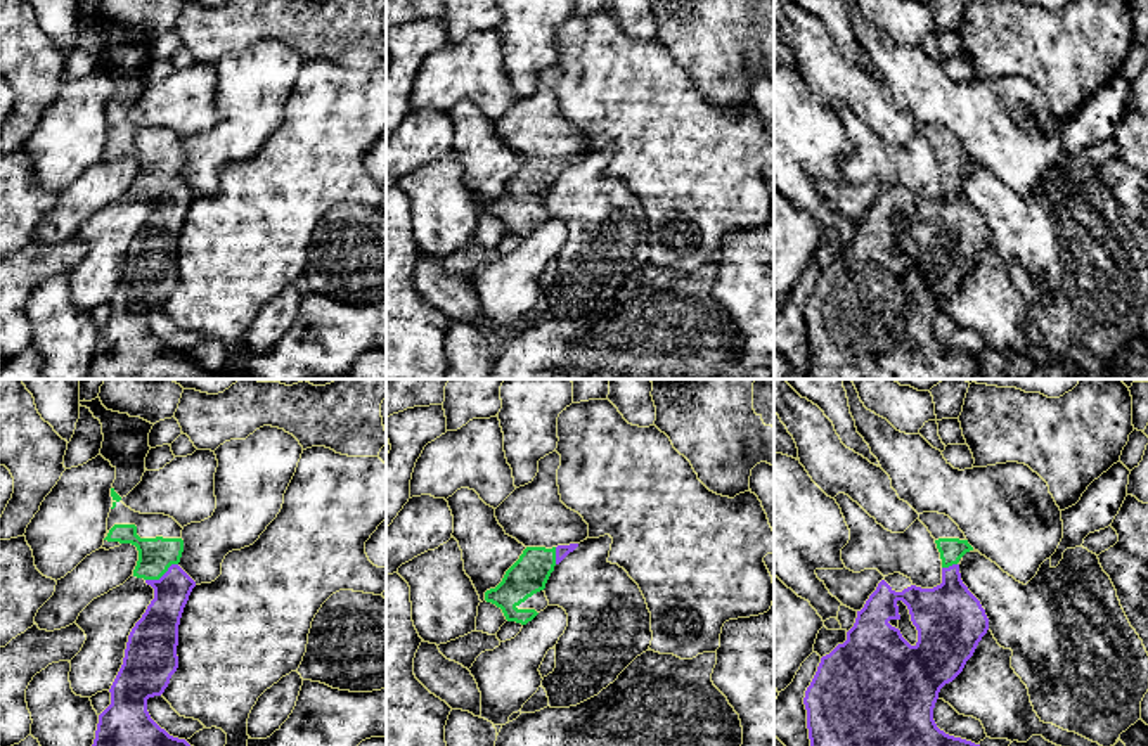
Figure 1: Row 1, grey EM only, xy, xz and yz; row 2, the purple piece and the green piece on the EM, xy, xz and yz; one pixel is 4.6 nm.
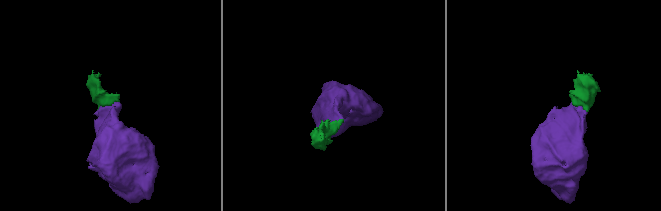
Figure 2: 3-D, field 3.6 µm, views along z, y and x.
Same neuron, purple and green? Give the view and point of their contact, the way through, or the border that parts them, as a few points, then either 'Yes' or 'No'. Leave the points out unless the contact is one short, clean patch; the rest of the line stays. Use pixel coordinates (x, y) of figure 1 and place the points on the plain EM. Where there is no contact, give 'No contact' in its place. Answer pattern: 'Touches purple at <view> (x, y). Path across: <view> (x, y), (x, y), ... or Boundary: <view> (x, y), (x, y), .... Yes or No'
Touches purple at xy (163, 187). Path across: xy (158, 241), (163, 227), (163, 187), (156, 167). Yes

